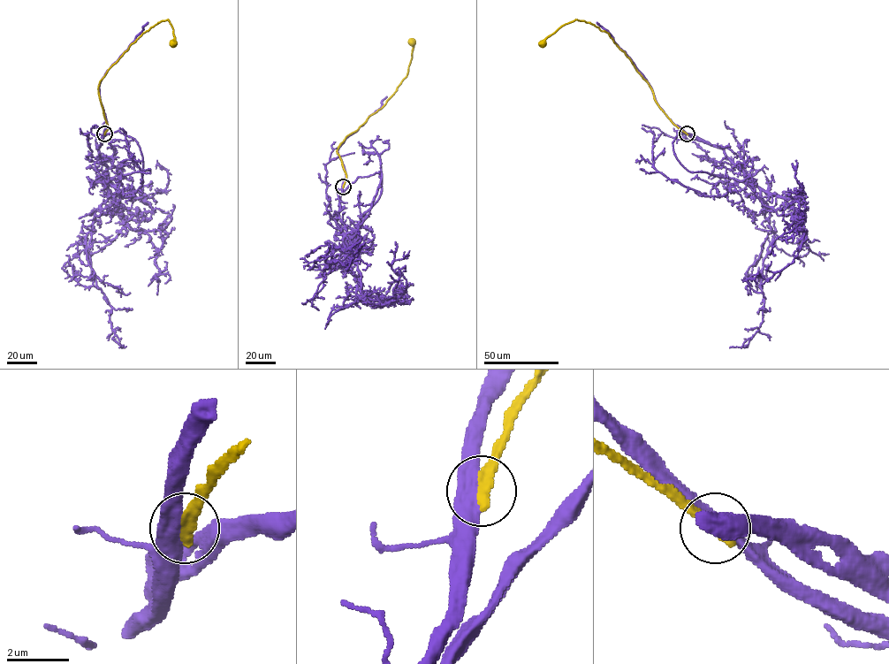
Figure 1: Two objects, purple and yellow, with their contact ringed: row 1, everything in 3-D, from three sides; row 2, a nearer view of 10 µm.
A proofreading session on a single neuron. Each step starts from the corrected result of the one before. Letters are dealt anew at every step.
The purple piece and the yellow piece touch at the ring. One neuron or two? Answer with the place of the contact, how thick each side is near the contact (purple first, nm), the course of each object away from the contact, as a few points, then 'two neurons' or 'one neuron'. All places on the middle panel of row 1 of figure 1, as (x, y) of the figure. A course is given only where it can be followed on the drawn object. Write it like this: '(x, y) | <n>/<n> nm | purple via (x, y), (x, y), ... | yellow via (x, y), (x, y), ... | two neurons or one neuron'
(343, 186) | 440/320 nm | purple via (343, 186), (337, 221), (348, 260), (325, 273), (331, 262), (350, 263), (351, 248), (360, 240), (358, 229) | yellow via (343, 186), (346, 174), (337, 152), (338, 148), (347, 135), (385, 103), (406, 76), (411, 58), (411, 41) | two neurons

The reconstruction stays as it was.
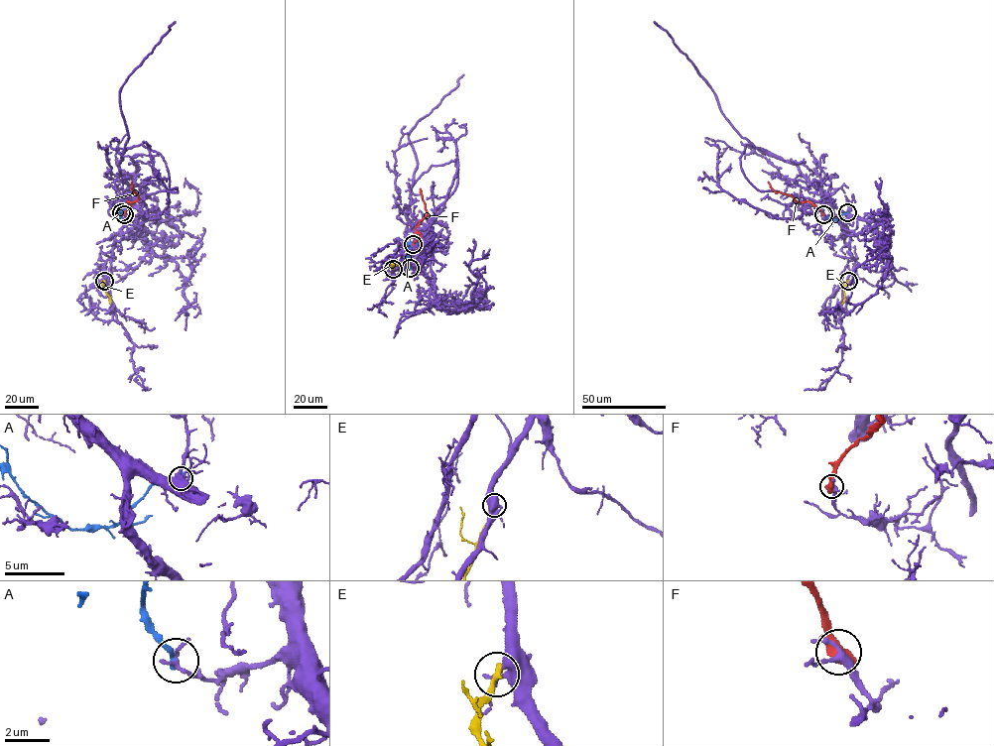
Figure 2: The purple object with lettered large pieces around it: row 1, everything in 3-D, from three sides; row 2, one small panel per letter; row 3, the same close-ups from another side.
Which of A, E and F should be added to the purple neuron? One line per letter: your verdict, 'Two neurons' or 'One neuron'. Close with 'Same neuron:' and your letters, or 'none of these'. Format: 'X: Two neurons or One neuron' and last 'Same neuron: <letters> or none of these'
A: Two neurons
E: Two neurons
F: Two neurons
Same neuron: none of these

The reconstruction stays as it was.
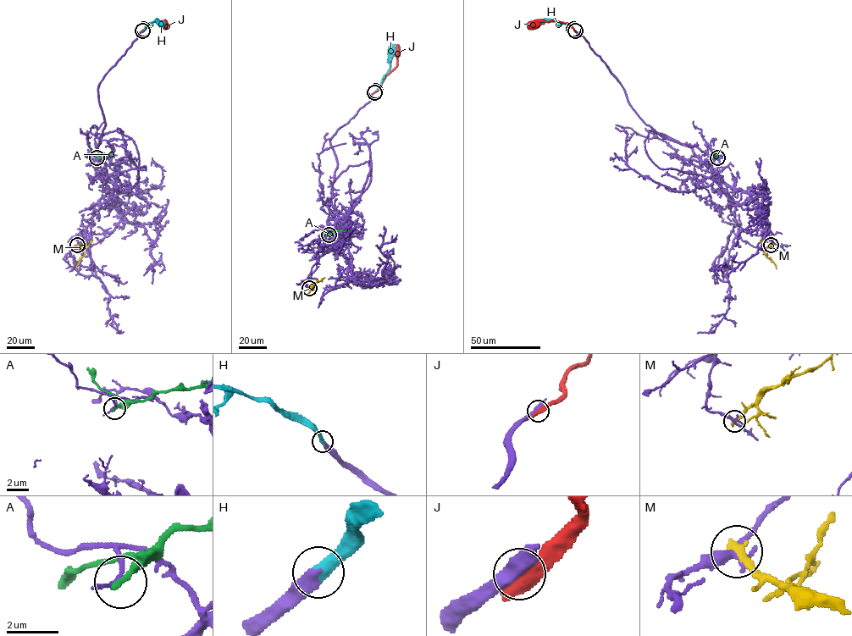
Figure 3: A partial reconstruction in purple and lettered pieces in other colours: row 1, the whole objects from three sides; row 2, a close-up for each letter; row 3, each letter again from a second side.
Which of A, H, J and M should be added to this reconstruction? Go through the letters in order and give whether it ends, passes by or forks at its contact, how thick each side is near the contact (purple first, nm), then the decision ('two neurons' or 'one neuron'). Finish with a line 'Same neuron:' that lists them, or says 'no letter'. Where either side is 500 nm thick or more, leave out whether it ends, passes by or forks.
A: it ends there; 180 nm thick on the purple side, 280 nm on the other; two neurons
H: it ends there; 440 nm thick on the purple side, 440 nm on the other; one neuron
J: 400 nm thick on the purple side, 600 nm on the other; two neurons
M: it ends there; 220 nm thick on the purple side, 360 nm on the other; two neurons
Same neuron: H

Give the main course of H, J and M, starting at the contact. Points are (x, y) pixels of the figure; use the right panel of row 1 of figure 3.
H: (573, 30), (567, 24), (550, 19), (527, 25)
J: (575, 30), (567, 24), (550, 20), (535, 21), (528, 28)
M: (771, 245), (766, 248), (765, 255), (776, 268)

